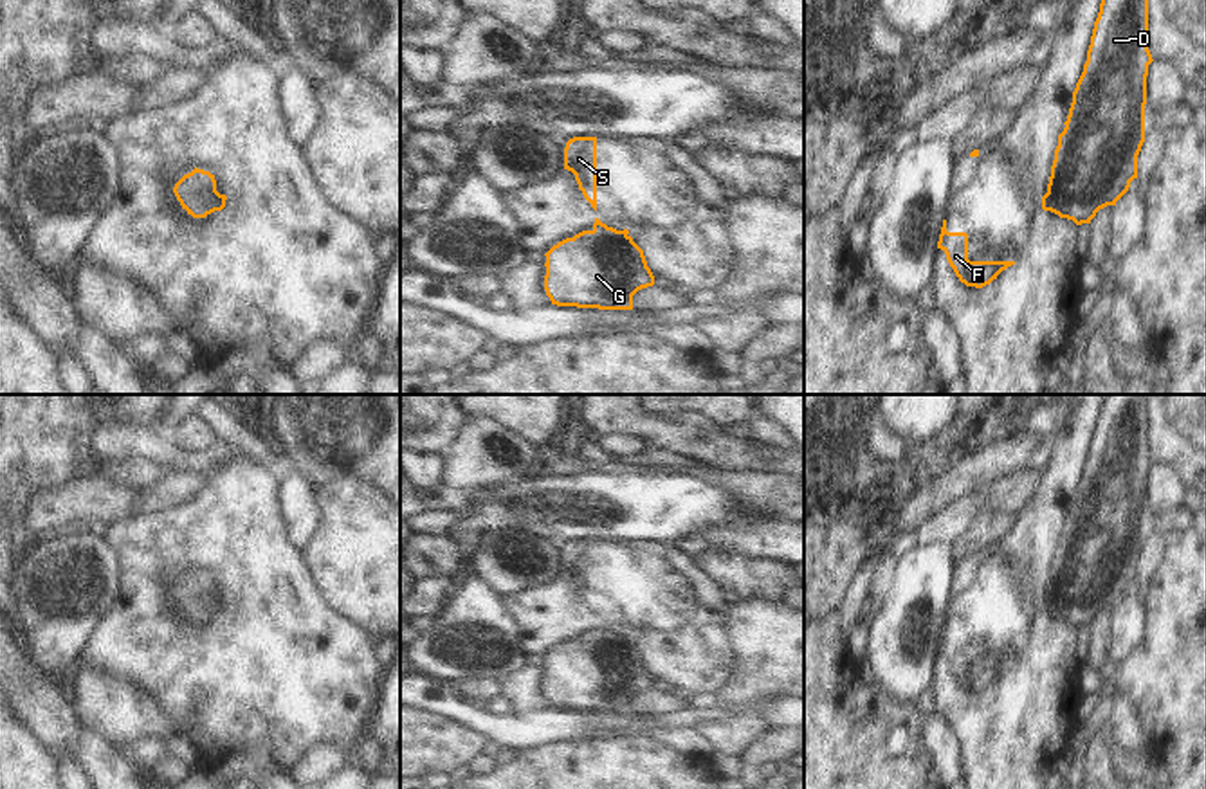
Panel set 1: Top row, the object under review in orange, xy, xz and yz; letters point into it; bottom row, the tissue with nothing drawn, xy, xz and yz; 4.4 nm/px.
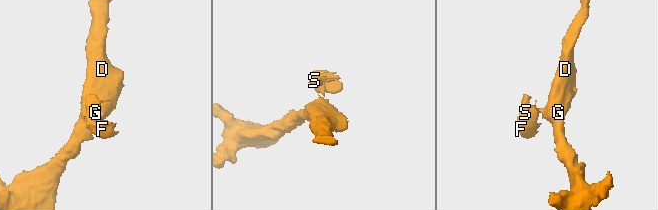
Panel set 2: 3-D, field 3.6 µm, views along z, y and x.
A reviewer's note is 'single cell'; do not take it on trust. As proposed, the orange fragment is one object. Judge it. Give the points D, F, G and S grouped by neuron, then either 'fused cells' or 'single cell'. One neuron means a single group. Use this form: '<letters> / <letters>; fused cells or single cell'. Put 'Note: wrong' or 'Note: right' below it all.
D G / F S; fused cells
Note: wrong

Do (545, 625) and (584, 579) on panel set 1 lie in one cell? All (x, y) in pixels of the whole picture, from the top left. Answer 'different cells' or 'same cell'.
same cell

